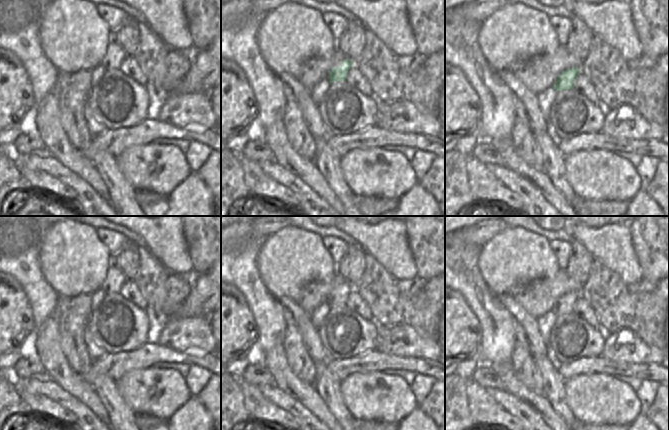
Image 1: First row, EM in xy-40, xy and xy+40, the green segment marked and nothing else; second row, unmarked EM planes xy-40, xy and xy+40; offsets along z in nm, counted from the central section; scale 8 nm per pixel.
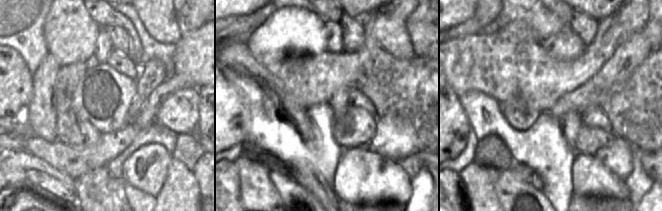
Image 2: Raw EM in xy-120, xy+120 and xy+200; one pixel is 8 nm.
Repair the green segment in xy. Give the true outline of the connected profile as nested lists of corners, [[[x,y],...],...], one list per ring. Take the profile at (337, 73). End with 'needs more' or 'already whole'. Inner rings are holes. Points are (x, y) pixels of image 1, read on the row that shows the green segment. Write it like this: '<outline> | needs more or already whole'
[[[338,49],[334,50],[334,64],[330,72],[330,83],[335,81],[346,81],[348,70],[352,66],[352,61],[345,55],[341,55]]] | needs more

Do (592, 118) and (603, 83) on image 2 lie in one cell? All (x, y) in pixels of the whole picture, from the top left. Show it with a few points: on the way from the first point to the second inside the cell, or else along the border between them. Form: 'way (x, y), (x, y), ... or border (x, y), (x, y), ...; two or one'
border (599, 106), (587, 106), (579, 112); two

